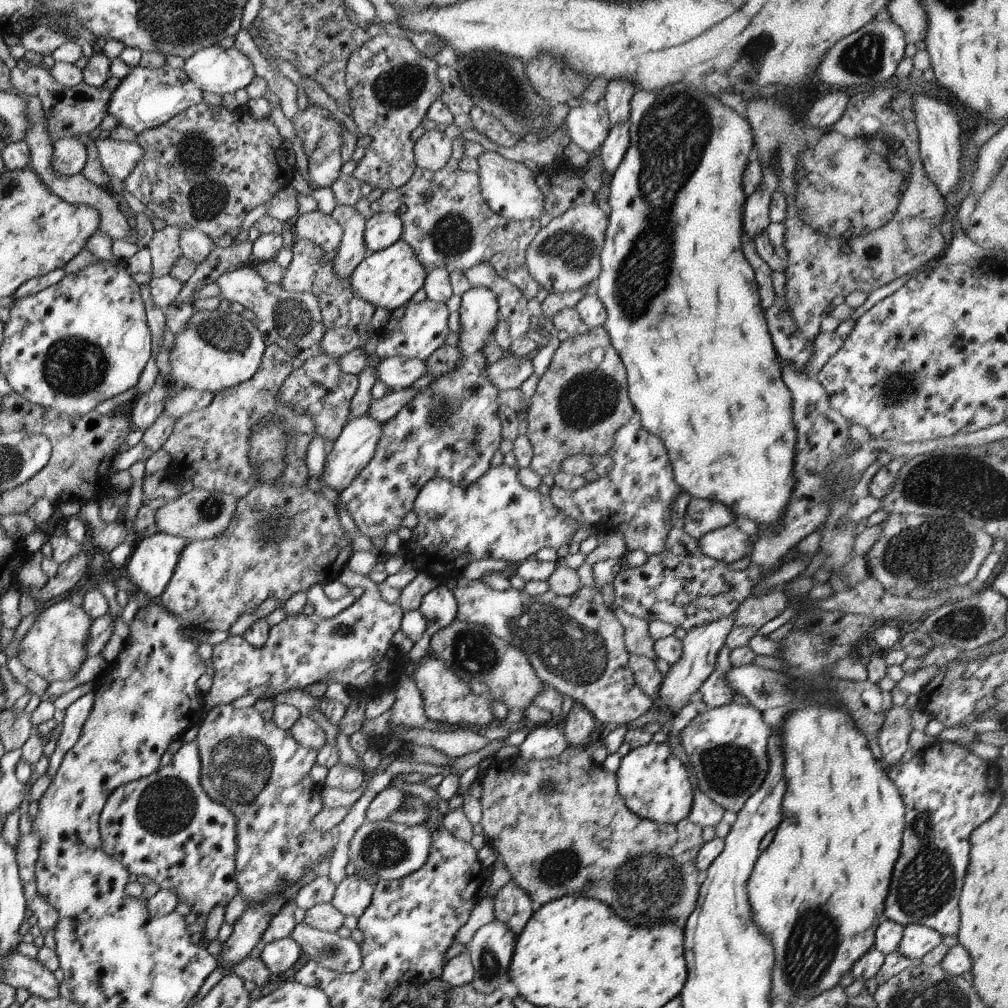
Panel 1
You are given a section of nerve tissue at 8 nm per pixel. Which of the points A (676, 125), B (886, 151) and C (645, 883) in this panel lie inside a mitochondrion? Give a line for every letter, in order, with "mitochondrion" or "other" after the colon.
A: mitochondrion
B: other
C: mitochondrion

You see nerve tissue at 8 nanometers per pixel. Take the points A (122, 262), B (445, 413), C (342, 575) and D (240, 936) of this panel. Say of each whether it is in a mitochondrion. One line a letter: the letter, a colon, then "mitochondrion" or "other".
A: other
B: mitochondrion
C: other
D: other

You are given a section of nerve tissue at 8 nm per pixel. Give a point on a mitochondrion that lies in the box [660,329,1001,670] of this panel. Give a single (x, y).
(931, 550)

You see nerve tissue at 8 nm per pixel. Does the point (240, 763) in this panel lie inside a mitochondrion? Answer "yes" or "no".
yes

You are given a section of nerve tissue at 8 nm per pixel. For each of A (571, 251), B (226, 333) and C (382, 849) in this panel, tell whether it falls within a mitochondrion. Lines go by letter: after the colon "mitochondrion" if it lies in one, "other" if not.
A: mitochondrion
B: mitochondrion
C: mitochondrion

